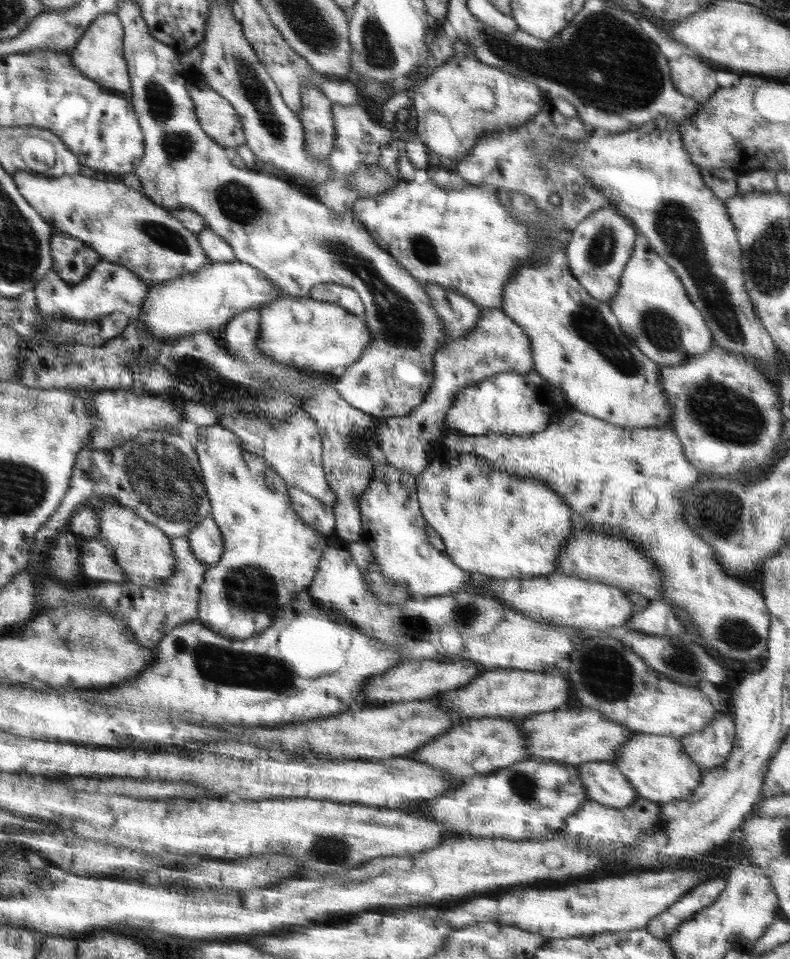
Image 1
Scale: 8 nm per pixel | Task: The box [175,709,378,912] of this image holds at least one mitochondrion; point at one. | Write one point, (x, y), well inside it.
(330, 850)

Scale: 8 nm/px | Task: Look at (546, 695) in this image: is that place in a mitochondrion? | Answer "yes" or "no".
no

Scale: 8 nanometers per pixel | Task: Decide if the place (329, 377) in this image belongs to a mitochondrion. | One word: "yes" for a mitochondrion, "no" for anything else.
no

